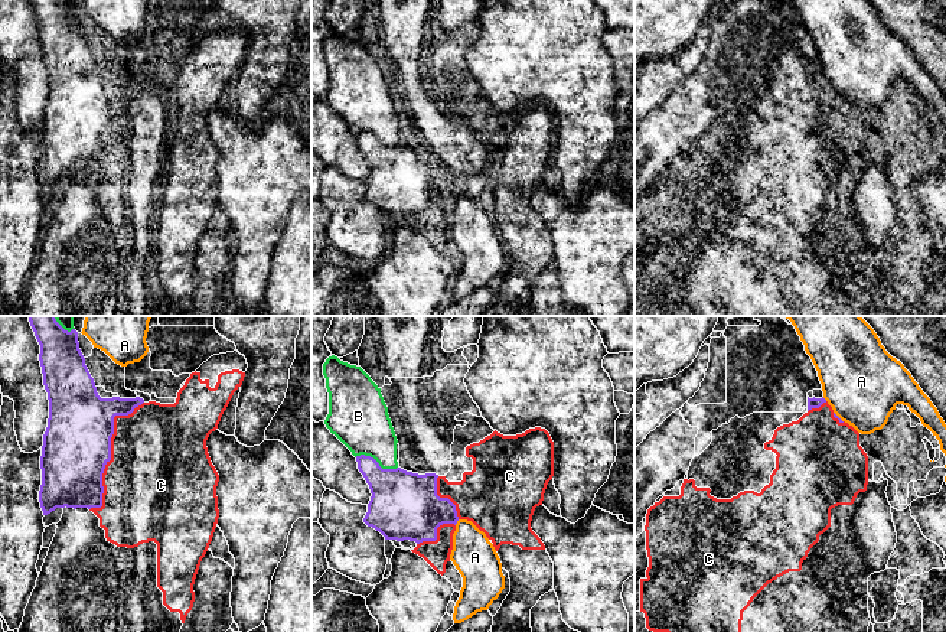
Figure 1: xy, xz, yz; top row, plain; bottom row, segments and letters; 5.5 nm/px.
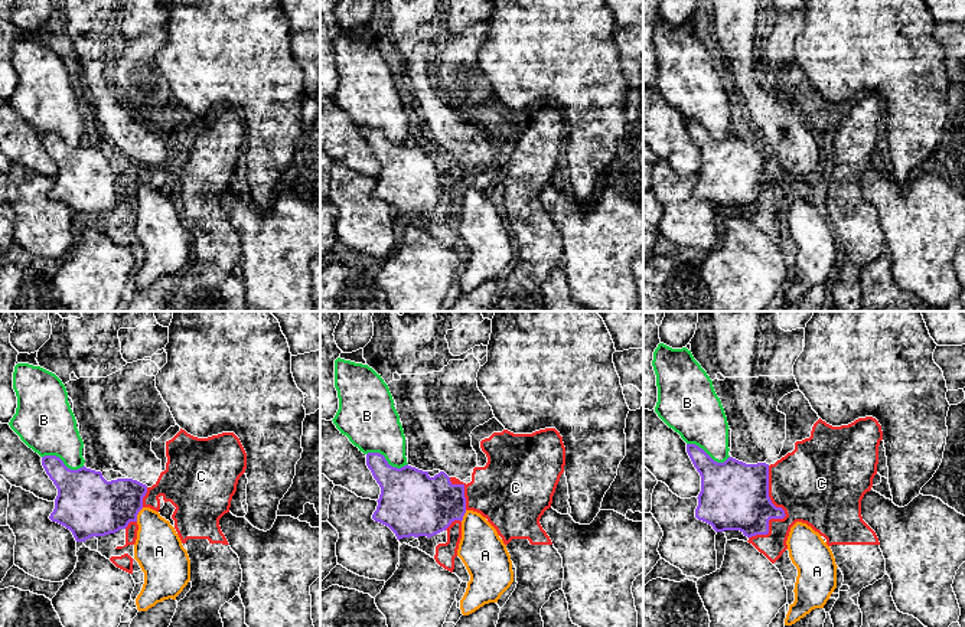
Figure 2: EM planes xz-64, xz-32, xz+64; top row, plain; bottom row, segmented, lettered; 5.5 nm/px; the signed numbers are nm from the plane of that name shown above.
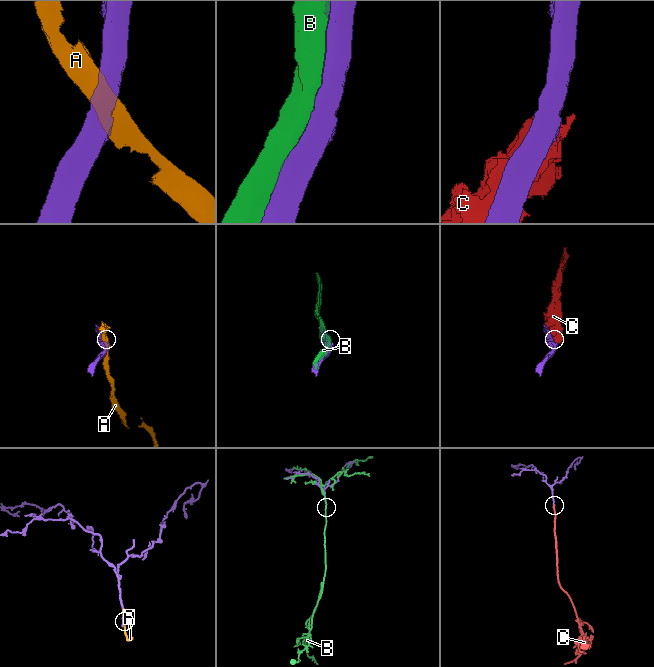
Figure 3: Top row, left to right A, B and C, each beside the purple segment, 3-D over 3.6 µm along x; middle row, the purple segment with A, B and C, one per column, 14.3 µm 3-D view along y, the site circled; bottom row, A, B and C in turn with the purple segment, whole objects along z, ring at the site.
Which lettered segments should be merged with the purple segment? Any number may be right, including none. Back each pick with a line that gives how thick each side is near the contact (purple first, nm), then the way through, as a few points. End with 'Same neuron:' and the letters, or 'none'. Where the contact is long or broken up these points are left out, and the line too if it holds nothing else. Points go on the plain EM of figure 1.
Same neuron: none

